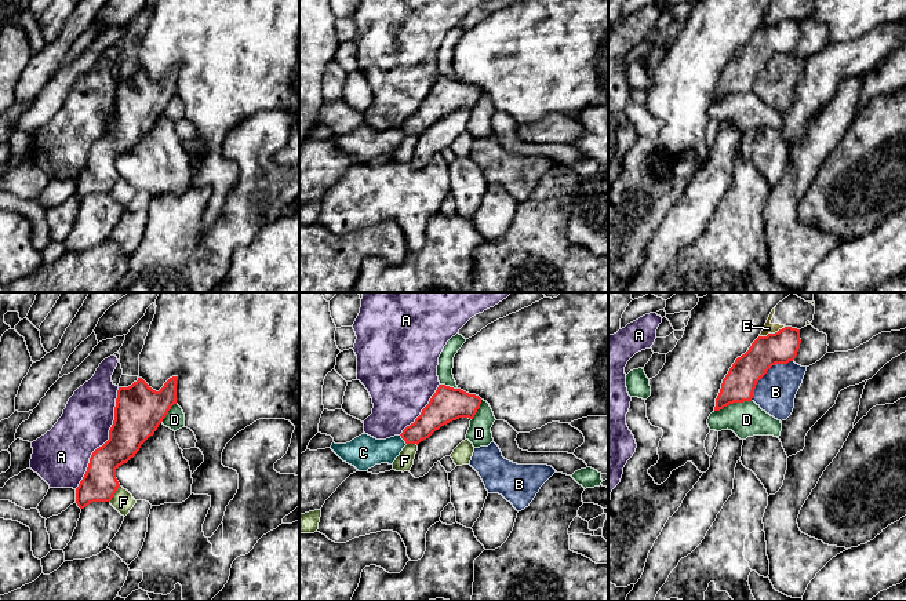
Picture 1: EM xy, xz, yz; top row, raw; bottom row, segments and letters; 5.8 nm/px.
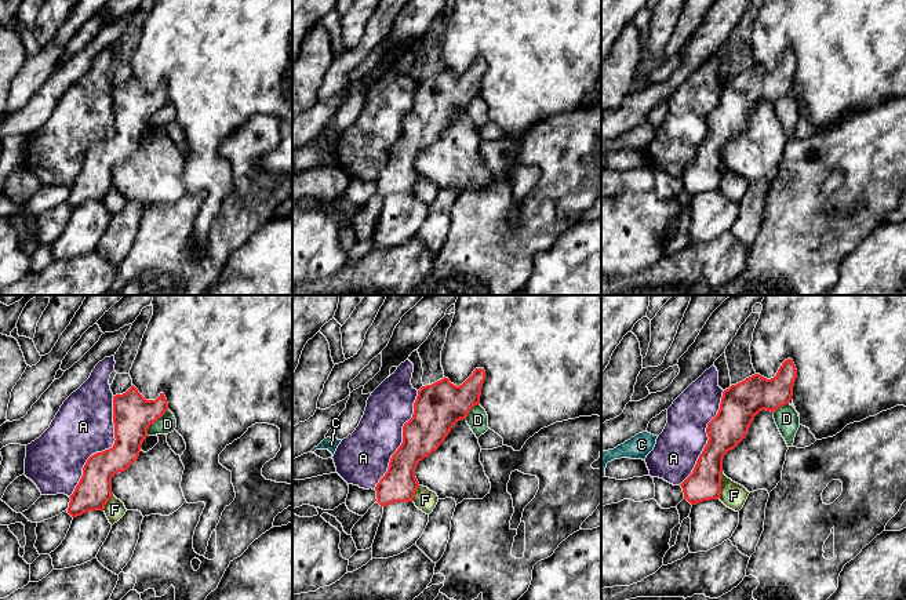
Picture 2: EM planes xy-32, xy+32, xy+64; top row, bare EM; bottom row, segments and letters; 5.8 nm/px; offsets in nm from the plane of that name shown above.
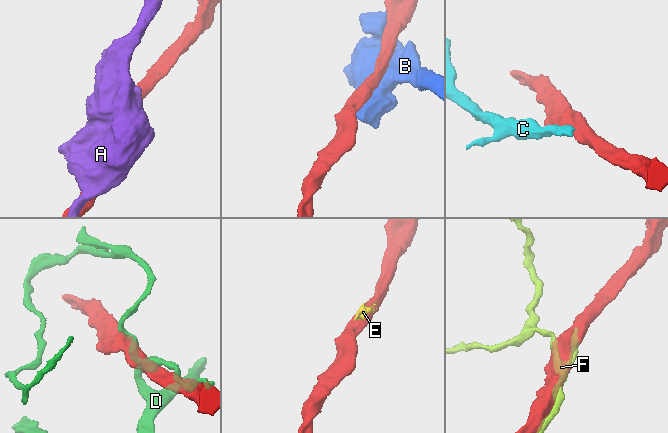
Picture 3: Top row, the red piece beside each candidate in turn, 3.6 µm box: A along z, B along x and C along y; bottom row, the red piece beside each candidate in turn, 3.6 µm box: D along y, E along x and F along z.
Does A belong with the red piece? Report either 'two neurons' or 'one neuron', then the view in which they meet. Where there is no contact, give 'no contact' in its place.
two neurons | xy

